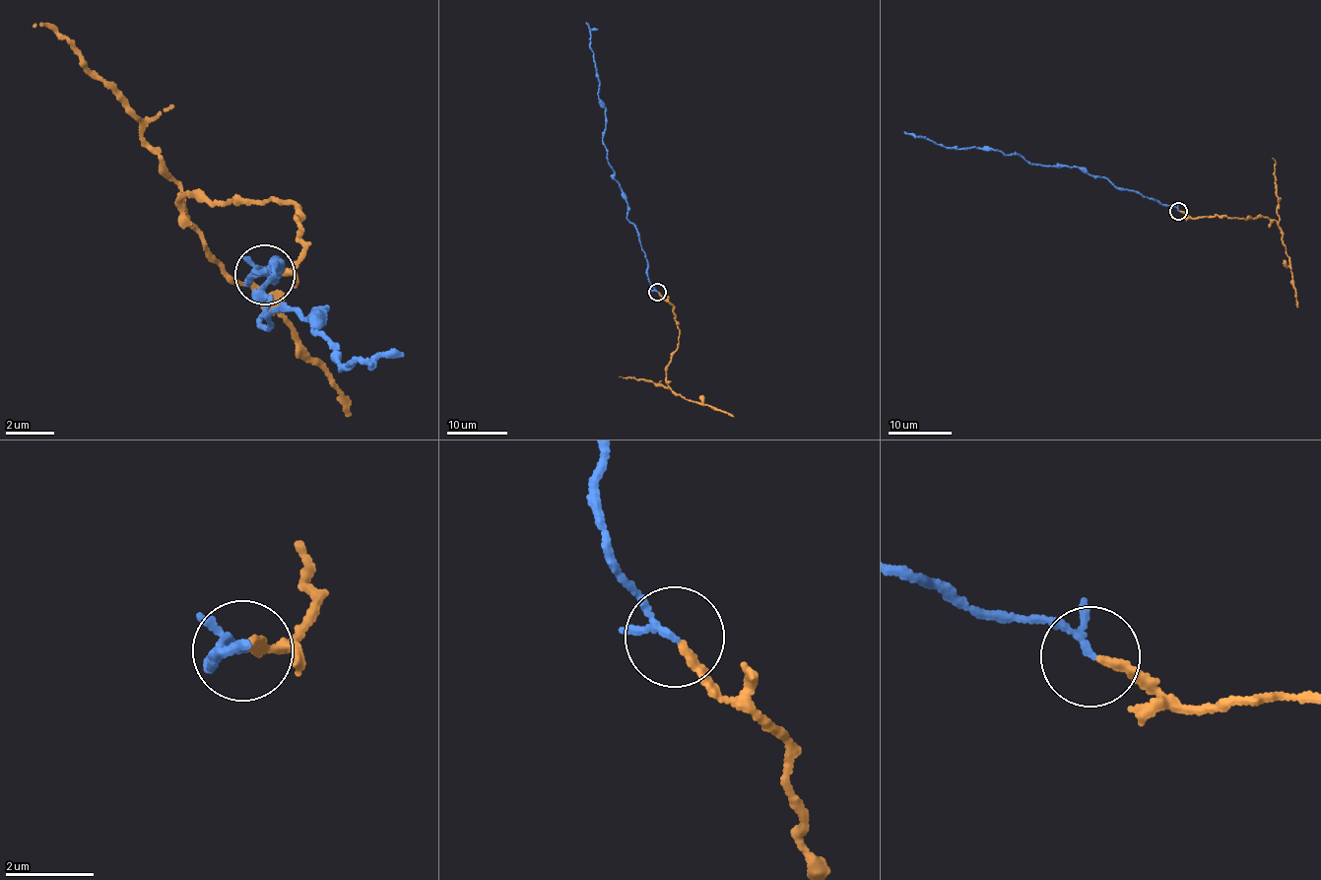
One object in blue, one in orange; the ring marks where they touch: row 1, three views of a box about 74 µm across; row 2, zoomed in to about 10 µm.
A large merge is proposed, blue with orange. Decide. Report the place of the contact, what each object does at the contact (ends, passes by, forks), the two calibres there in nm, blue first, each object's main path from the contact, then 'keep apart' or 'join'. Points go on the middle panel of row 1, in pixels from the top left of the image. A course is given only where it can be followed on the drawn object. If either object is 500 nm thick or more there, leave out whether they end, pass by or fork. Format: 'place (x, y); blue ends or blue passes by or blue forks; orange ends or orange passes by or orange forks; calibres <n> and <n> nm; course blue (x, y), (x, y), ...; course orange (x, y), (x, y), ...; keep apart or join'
place (657, 292); blue passes by; orange ends; calibres 130 and 190 nm; course blue (657, 292), (636, 227), (627, 218), (627, 197), (607, 160), (606, 109), (597, 94), (587, 22); course orange (658, 292), (673, 306), (679, 338), (667, 367), (667, 385), (686, 399), (734, 416); join

